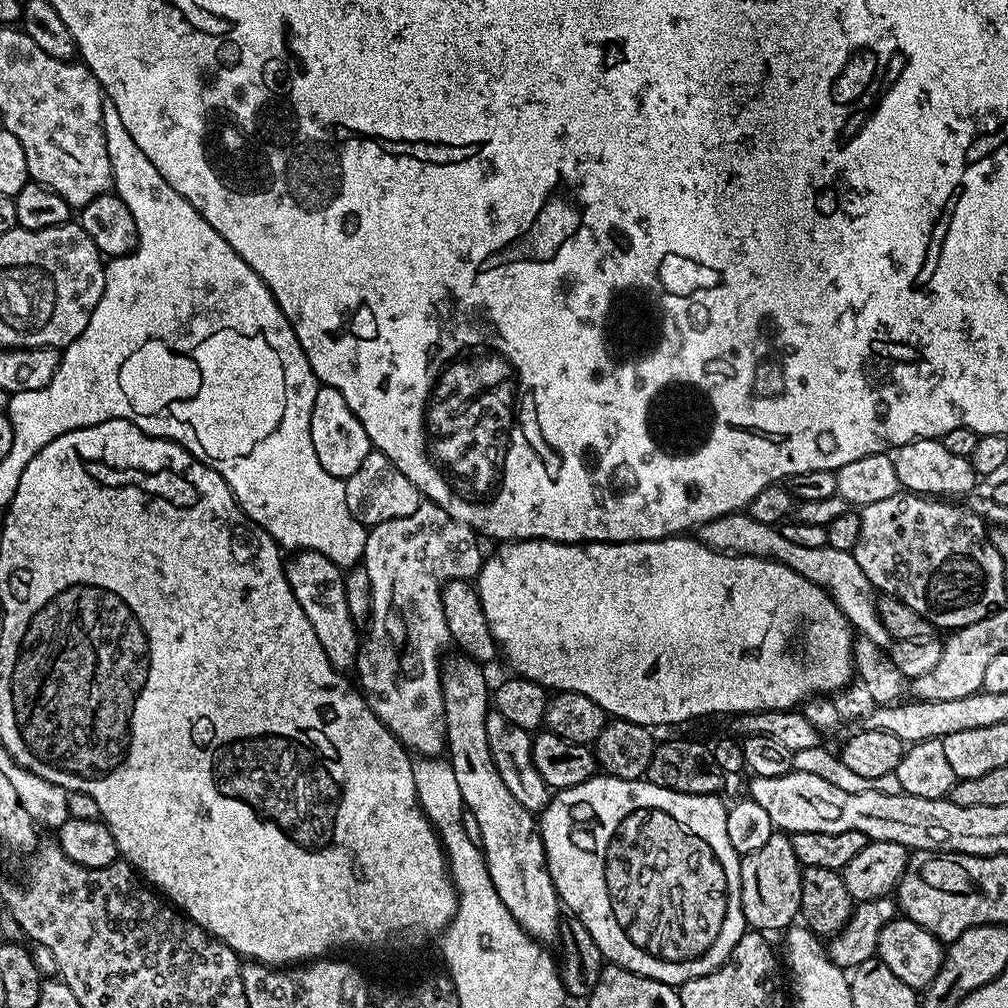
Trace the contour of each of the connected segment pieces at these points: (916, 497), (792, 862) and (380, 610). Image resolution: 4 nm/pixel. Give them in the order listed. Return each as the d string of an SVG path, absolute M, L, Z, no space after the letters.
M901 490L897 492L894 498L885 498L883 502L870 502L859 509L862 531L858 534L854 555L858 566L862 566L862 574L866 574L866 578L872 583L877 593L893 596L902 602L906 602L906 606L910 606L910 610L918 610L918 614L922 614L922 618L929 620L937 629L948 628L947 630L955 630L965 628L982 618L986 618L997 606L1005 603L1004 576L1006 576L1006 570L1002 566L1002 558L998 554L998 550L988 541L985 521L981 520L972 511L971 507L959 508L956 504L959 503L945 502L940 498L925 498L915 492Z
M773 831L772 837L760 849L743 853L740 857L740 877L742 914L749 929L773 934L793 927L795 920L792 919L800 916L802 865L794 854L791 835Z
M427 502L420 503L418 510L406 514L406 518L390 518L390 522L368 528L362 565L369 574L372 599L371 617L366 624L369 640L367 636L361 643L354 672L360 675L359 687L371 697L372 713L395 734L409 753L420 758L439 757L446 748L440 669L444 647L449 647L452 635L443 614L441 592L450 580L471 581L480 575L482 555L479 542L474 529L450 518L450 514L436 504Z

